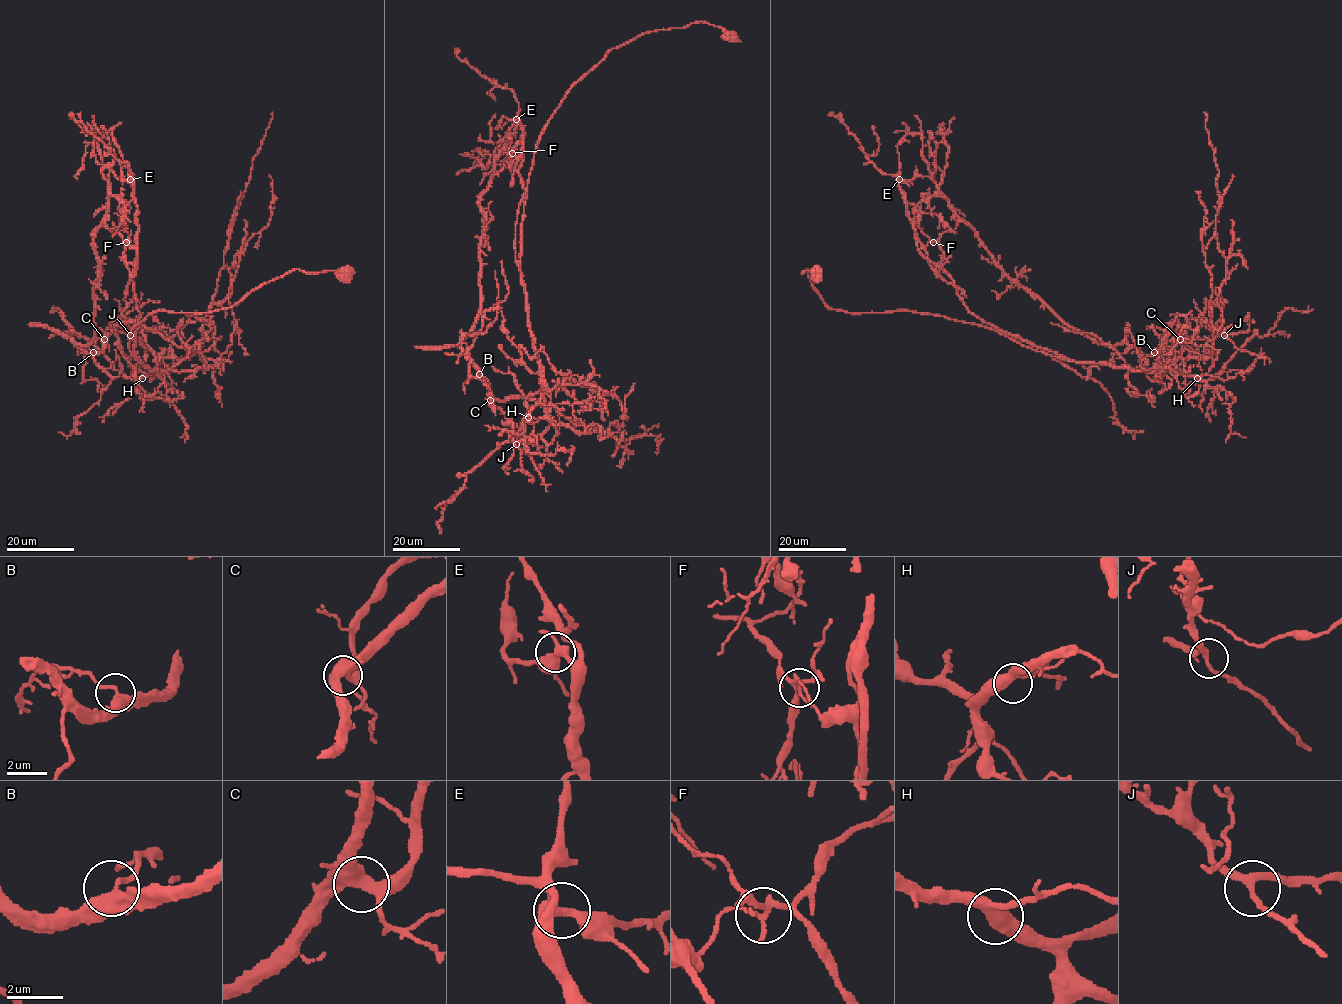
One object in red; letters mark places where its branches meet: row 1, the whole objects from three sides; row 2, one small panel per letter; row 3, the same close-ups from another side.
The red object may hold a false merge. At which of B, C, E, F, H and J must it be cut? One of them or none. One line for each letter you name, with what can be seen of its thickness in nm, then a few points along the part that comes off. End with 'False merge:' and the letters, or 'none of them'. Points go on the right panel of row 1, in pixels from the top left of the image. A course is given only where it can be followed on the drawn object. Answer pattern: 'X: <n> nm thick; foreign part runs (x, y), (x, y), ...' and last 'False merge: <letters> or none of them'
F: 170 nm thick; foreign part runs (933, 242), (967, 224), (1010, 278), (1106, 345), (1159, 354), (1177, 321), (1183, 350), (1190, 324), (1170, 315)
False merge: F

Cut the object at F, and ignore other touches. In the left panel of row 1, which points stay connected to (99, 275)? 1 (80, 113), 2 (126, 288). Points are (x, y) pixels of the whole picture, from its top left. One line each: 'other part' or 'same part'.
1: other part
2: other part

